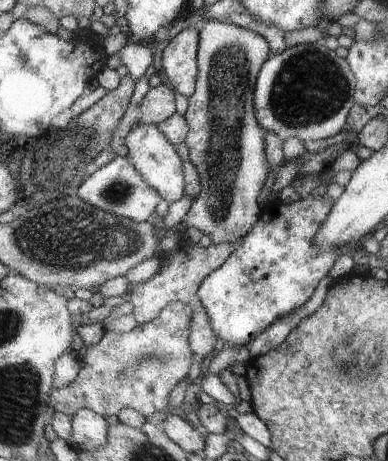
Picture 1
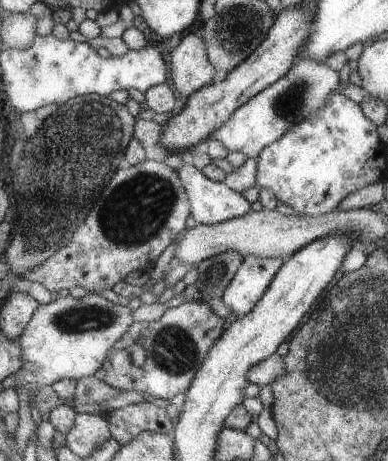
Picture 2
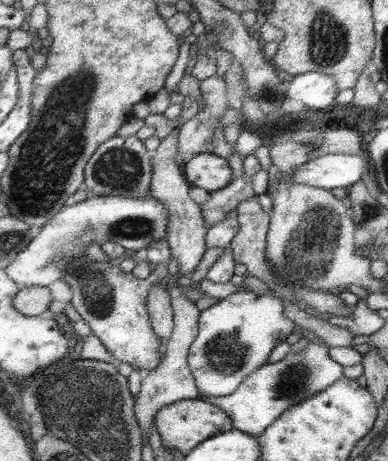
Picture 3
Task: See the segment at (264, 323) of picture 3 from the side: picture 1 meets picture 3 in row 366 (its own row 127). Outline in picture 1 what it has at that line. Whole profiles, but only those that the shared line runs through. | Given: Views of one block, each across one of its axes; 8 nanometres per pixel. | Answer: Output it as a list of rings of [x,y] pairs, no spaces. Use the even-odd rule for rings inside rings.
[[[221,20],[201,26],[201,74],[185,116],[191,126],[187,138],[191,162],[201,172],[203,190],[183,222],[211,236],[215,246],[241,242],[261,222],[259,194],[267,182],[267,144],[263,140],[267,132],[257,118],[255,98],[261,70],[271,56],[271,42],[259,32]]]

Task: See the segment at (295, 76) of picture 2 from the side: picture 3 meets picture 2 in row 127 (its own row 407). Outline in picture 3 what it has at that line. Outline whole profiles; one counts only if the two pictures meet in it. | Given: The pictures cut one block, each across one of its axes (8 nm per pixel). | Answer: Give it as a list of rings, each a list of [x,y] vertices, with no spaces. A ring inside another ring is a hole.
[[[309,342],[307,348],[303,348],[299,352],[291,350],[283,360],[279,360],[275,364],[267,362],[263,368],[259,368],[257,372],[247,376],[235,394],[221,396],[221,398],[207,396],[203,400],[225,408],[233,416],[235,430],[243,430],[251,436],[261,438],[267,432],[267,428],[273,426],[287,410],[315,398],[317,394],[325,392],[327,388],[331,388],[335,382],[339,382],[343,378],[345,366],[339,364],[335,358],[331,358],[329,350],[331,348],[325,342],[323,344]]]

